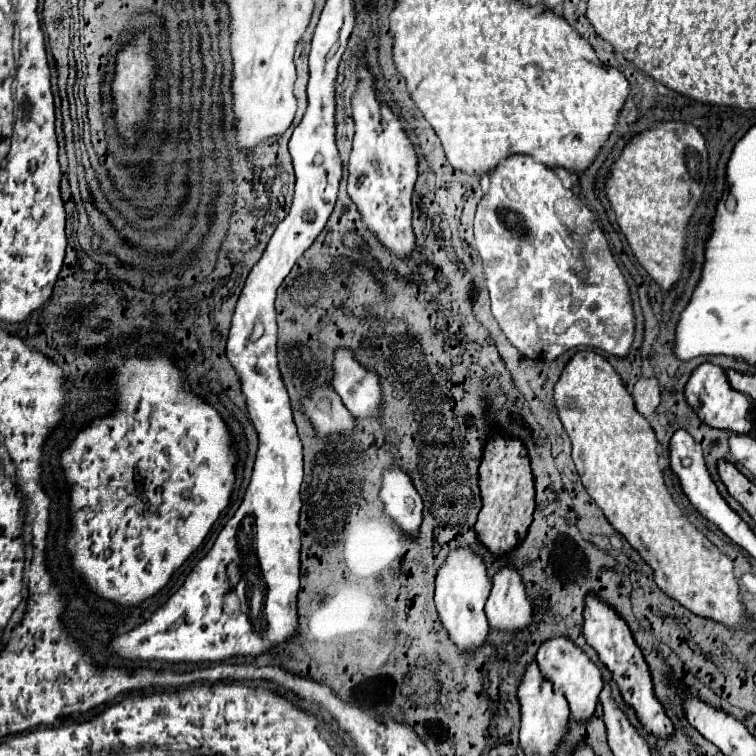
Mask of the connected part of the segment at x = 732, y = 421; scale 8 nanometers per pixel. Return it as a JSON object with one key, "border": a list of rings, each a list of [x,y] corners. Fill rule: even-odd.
{"border":[[[708,361],[698,365],[692,371],[692,375],[684,387],[684,397],[686,397],[688,405],[694,409],[694,413],[698,415],[698,419],[704,421],[708,427],[726,429],[732,433],[750,433],[752,417],[750,417],[748,397],[730,385],[728,377],[724,377],[722,367],[708,363]]]}

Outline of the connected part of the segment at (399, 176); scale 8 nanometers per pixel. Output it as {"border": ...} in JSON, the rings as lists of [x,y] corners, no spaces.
{"border":[[[360,65],[360,83],[352,99],[352,117],[356,123],[354,149],[348,163],[348,195],[358,207],[362,223],[396,257],[412,259],[418,251],[412,231],[412,189],[418,175],[418,157],[390,107],[374,93],[372,75]]]}

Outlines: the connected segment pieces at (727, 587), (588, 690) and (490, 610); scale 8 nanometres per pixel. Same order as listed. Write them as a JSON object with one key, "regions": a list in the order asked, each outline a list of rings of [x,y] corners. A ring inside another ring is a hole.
{"regions":[[[[578,351],[562,369],[558,383],[554,385],[554,403],[572,441],[572,459],[582,477],[586,491],[592,495],[596,505],[604,511],[606,519],[612,527],[626,537],[626,541],[648,561],[654,569],[656,585],[672,595],[678,603],[690,609],[696,615],[716,619],[728,627],[738,627],[744,615],[744,607],[738,597],[738,583],[734,579],[732,561],[720,553],[716,545],[712,545],[680,511],[680,507],[672,501],[666,485],[662,469],[658,467],[656,453],[656,435],[650,427],[648,419],[644,419],[632,401],[632,395],[626,391],[624,381],[618,377],[614,367],[606,357],[594,351]]],[[[556,637],[556,639],[550,639],[550,641],[540,645],[538,655],[536,655],[536,663],[538,663],[540,671],[542,671],[542,677],[546,681],[550,681],[556,691],[564,693],[564,697],[566,697],[566,701],[570,705],[572,719],[590,721],[594,717],[594,713],[596,713],[598,695],[600,695],[604,683],[602,683],[598,667],[586,657],[586,653],[582,649],[578,649],[566,637]]],[[[506,567],[492,579],[492,591],[486,603],[486,617],[494,631],[512,633],[532,625],[532,603],[526,597],[520,575]]]]}

